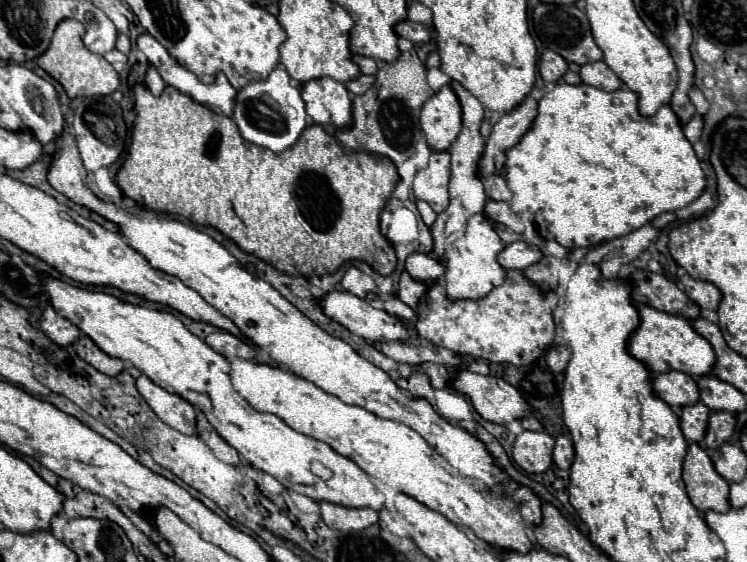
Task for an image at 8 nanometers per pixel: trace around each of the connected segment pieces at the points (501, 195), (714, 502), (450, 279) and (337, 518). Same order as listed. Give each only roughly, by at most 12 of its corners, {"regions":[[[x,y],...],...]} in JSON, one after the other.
{"regions":[[[501,175],[483,179],[487,197],[511,201],[513,193]],[[695,443],[683,483],[701,513],[731,509],[729,483]],[[489,217],[447,245],[445,291],[481,299],[505,281]],[[319,503],[327,527],[359,531],[379,519],[373,509]]]}

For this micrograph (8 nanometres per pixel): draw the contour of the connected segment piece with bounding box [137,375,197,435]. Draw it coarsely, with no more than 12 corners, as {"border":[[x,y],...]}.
{"border":[[137,377],[137,391],[161,421],[195,433],[197,409],[187,399]]}

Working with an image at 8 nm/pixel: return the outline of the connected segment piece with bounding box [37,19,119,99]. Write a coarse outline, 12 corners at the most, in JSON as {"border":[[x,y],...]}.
{"border":[[59,23],[37,65],[67,97],[111,95],[117,71],[85,47],[85,25]]}

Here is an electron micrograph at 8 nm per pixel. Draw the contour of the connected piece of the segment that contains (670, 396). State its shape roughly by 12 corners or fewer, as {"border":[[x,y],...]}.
{"border":[[683,371],[653,379],[653,395],[669,407],[699,401],[695,379]]}

